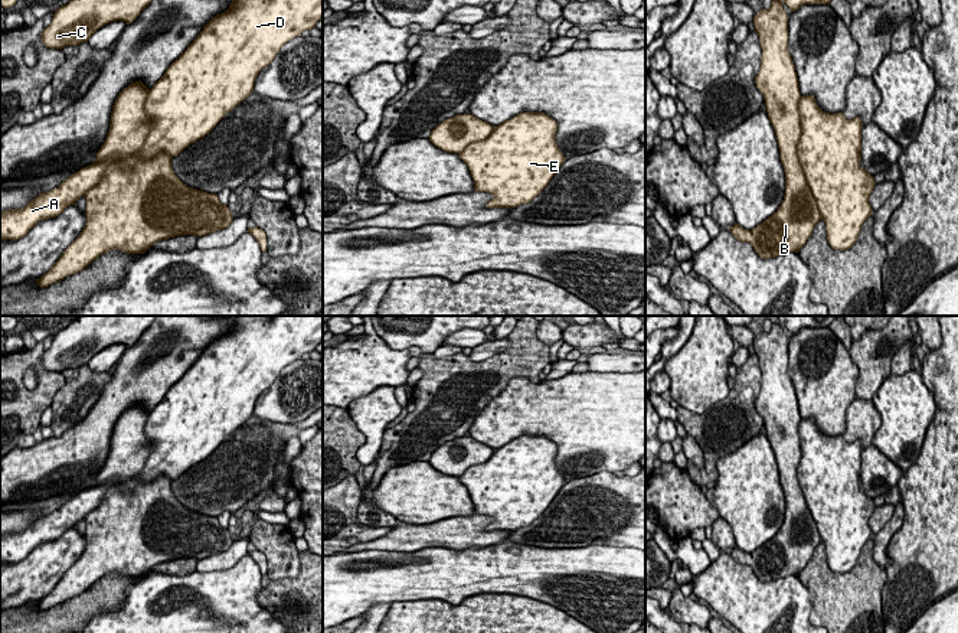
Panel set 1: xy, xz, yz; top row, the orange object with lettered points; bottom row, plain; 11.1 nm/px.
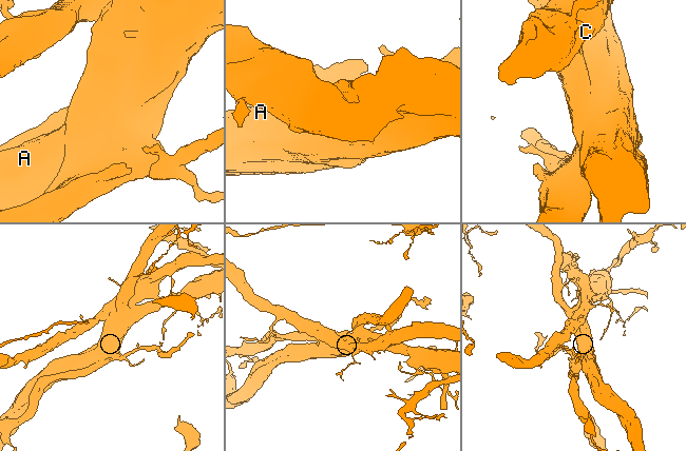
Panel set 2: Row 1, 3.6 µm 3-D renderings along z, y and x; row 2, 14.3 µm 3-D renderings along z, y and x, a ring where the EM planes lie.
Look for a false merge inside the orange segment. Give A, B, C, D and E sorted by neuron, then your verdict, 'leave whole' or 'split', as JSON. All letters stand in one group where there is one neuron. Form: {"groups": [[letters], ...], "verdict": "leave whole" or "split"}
{"groups": [["A", "D", "E"], ["B", "C"]], "verdict": "split"}

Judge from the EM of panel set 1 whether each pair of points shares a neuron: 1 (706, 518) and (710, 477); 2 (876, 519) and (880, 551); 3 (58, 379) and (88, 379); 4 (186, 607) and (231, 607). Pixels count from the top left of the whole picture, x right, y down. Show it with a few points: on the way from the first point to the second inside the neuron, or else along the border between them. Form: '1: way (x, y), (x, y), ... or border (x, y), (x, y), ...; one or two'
1: border (686, 467), (690, 479), (699, 488); two
2: border (895, 506), (893, 515), (873, 537); two
3: border (68, 379), (49, 405); two
4: way (198, 607), (219, 607); one

